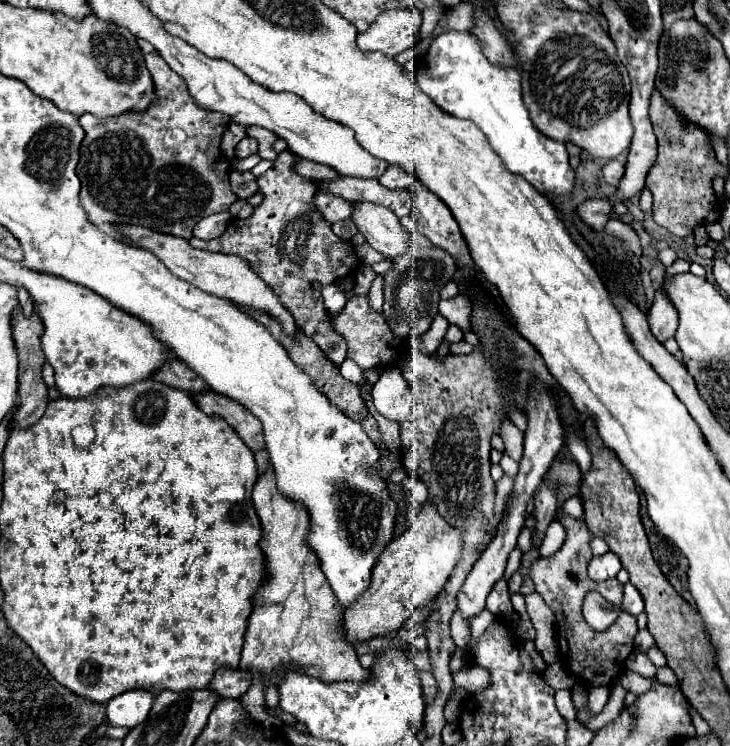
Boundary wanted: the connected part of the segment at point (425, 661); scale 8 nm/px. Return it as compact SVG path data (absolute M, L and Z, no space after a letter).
M413 652L411 660L417 670L431 670L431 660L429 660L427 652Z

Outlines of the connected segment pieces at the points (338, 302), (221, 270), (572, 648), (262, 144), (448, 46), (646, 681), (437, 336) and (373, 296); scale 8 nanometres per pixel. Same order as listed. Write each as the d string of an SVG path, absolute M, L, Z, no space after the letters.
M329 284L329 286L319 288L319 292L323 296L323 302L325 302L325 308L327 308L329 316L337 316L343 310L345 302L347 302L345 294L341 292L341 288L337 284Z
M125 226L121 230L129 238L131 246L139 246L139 248L145 248L145 250L153 252L177 278L197 286L203 292L215 294L219 298L227 298L227 300L235 302L237 306L271 314L281 324L283 334L287 334L291 338L299 332L291 312L279 302L275 292L251 270L251 266L243 258L237 258L237 256L231 256L231 254L213 254L213 252L207 252L207 250L195 250L195 248L191 248L191 244L187 240L183 240L179 236L159 234L159 232L153 232L149 228L143 228L143 226L133 226L133 228Z
M557 456L557 460L553 460L547 476L551 476L551 480L563 480L563 486L565 486L565 488L559 488L561 502L557 508L557 518L567 528L567 538L553 556L533 562L529 576L535 582L537 594L545 600L545 604L553 610L553 614L557 618L557 630L559 630L559 638L561 638L561 640L557 640L559 654L561 654L559 660L565 664L565 668L571 672L571 676L577 682L587 684L589 688L611 686L625 672L627 656L633 652L633 638L637 634L637 622L635 622L635 616L631 616L629 612L621 612L619 618L615 620L615 624L603 632L593 630L585 622L585 618L581 614L581 604L583 604L585 594L589 590L597 590L605 600L609 600L615 606L621 606L623 584L619 580L593 582L587 578L587 560L593 556L591 546L589 546L593 534L587 530L583 518L573 518L569 514L561 512L563 502L577 494L577 484L581 480L581 472L579 472L579 466L575 464L575 460L565 460L563 456Z
M249 128L247 136L255 138L259 142L259 152L265 150L265 160L275 160L283 150L287 150L287 142L273 132L267 132L265 128Z
M443 32L437 36L437 40L431 44L429 52L427 52L427 62L423 66L421 72L415 74L419 88L439 106L443 108L447 114L457 116L457 118L467 118L473 120L487 136L487 140L491 142L493 150L501 156L501 160L505 162L505 166L515 172L521 174L531 186L535 186L541 194L549 194L549 196L559 196L559 194L569 194L573 190L573 178L575 172L569 166L569 154L565 150L565 144L551 140L547 136L543 136L541 132L535 130L529 112L523 104L521 98L521 74L515 68L503 68L503 66L493 66L481 50L481 44L475 36L471 36L469 32Z
M627 670L623 676L621 676L621 686L627 690L627 692L633 692L633 694L643 694L643 692L647 692L649 688L651 688L651 678L643 678L643 676L639 676L639 674L635 674L635 672L631 672L631 670Z
M437 314L433 324L431 324L431 328L429 328L429 332L425 332L421 336L421 352L423 354L435 354L435 350L439 348L447 328L449 328L449 322L441 314Z
M377 276L377 278L373 280L373 286L371 286L367 298L369 298L371 310L379 312L381 306L383 306L383 276Z

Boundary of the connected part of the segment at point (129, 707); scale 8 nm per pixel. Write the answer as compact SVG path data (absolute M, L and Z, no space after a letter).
M147 690L123 692L123 696L115 696L107 704L107 722L111 726L123 726L131 730L149 716L151 704L153 694Z

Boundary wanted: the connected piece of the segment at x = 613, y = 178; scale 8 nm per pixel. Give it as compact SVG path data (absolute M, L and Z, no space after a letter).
M609 160L605 166L603 166L603 178L607 184L611 186L617 186L621 176L625 172L625 166L619 162L619 160Z

